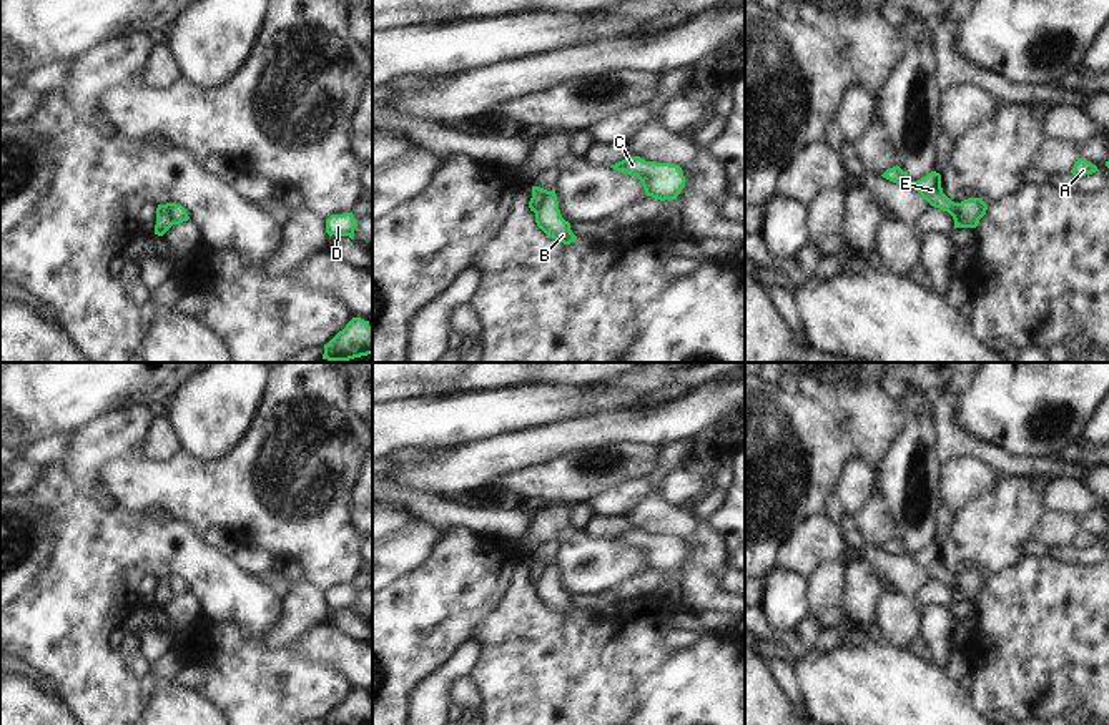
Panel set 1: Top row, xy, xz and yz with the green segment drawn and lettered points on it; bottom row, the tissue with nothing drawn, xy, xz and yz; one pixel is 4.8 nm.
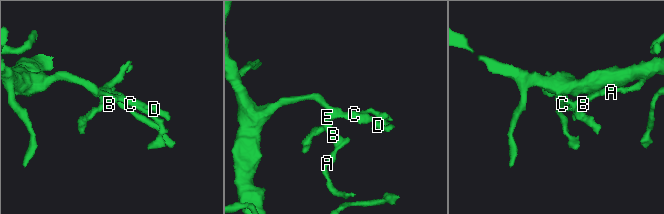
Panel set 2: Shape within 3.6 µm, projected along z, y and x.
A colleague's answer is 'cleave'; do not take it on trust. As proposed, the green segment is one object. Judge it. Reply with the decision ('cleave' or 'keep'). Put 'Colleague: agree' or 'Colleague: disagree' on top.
Colleague: agree
cleave

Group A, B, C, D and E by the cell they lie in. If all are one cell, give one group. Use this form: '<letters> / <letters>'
A B / C D E

